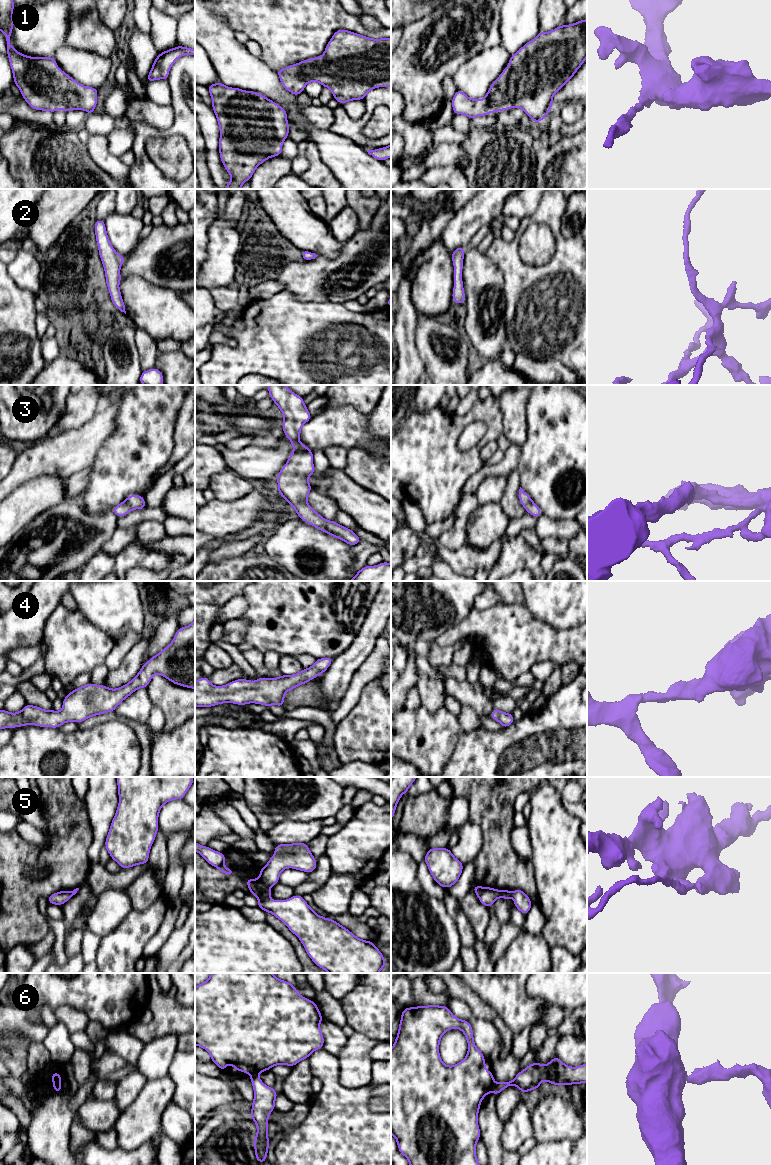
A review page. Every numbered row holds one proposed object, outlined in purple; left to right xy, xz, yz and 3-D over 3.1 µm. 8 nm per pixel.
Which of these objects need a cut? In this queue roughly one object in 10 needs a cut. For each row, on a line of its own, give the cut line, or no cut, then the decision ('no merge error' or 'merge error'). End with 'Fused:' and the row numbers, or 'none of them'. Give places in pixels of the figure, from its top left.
1: cut none; no merge error
2: cut none; no merge error
3: cut none; no merge error
4: cut none; no merge error
5: cut xz (259, 878), (269, 887); merge error
6: cut yz (494, 1083), (491, 1091); merge error
Fused: 5, 6

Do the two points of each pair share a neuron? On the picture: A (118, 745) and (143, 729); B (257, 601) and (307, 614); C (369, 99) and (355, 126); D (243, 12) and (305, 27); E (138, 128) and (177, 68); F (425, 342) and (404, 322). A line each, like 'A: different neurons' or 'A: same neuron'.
A: different neurons
B: same neuron
C: same neuron
D: same neuron
E: same neuron
F: different neurons

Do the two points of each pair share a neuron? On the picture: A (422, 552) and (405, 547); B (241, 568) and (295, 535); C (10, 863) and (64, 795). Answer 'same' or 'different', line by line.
A: different
B: different
C: same

